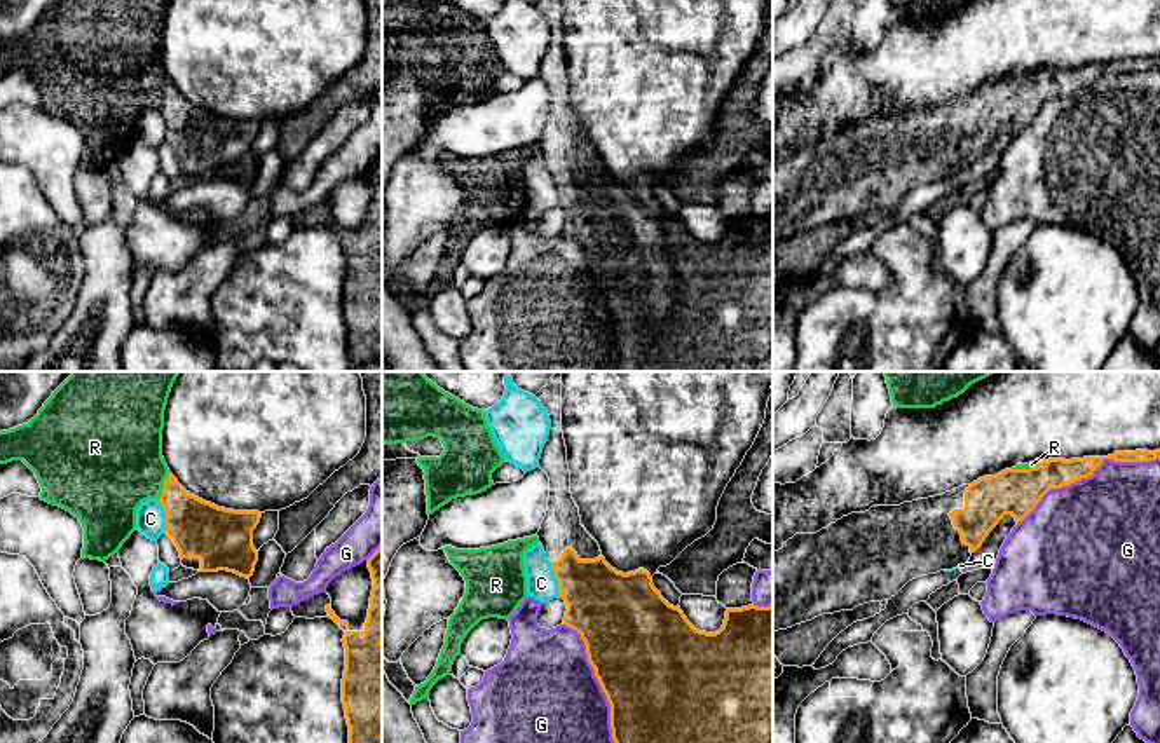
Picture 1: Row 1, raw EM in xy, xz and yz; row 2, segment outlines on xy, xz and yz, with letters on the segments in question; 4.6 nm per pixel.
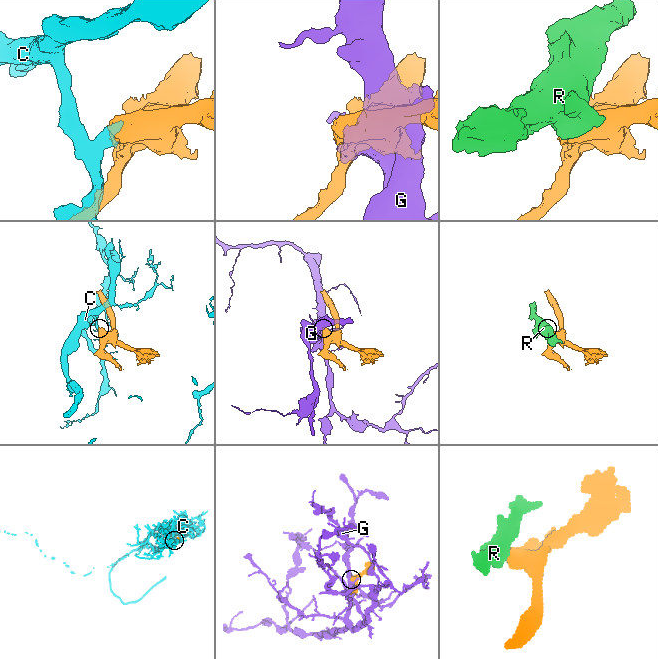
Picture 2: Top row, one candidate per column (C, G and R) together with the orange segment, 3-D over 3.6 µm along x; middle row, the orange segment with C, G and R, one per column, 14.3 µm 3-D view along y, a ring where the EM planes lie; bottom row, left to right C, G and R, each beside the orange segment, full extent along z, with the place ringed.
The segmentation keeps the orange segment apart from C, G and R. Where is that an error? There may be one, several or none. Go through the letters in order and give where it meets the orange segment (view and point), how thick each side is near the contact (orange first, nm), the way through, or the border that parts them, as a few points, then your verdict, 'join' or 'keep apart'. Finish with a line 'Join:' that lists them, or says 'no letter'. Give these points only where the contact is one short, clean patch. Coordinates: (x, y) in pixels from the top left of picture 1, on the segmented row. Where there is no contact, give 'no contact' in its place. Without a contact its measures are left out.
C: contact xz (557, 579); calibres 340 and 140 nm; border xz (550, 562), (559, 595); keep apart
G: contact yz (1087, 477); calibres 140 and 500 nm; keep apart
R: contact xy (164, 487); calibres 260 and 420 nm; border xy (170, 473), (157, 499); keep apart
Join: no letter

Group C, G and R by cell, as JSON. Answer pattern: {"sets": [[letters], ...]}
{"sets": [["C"], ["G"], ["R"]]}

